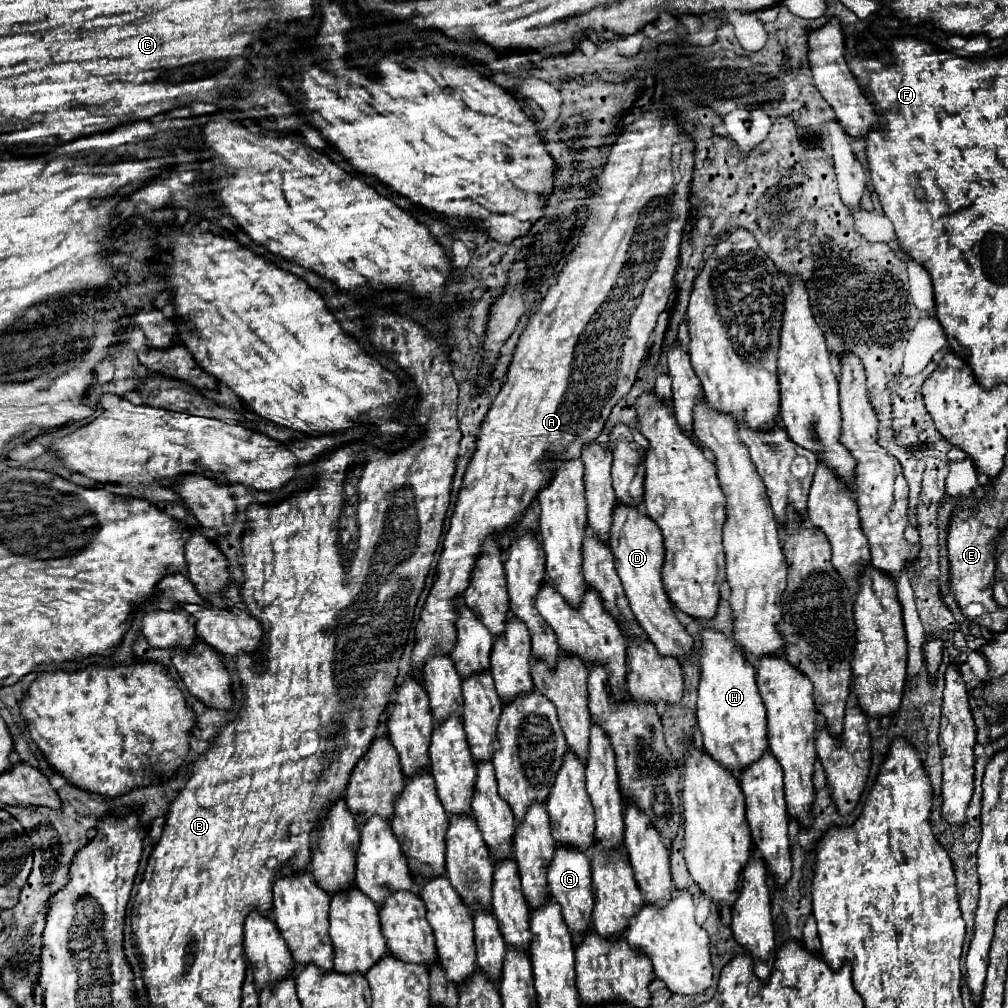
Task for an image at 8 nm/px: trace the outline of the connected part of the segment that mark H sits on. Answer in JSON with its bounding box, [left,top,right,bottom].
[698,628,768,776]

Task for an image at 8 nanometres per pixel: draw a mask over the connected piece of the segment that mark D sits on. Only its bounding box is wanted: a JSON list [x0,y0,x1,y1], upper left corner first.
[608,502,692,656]

